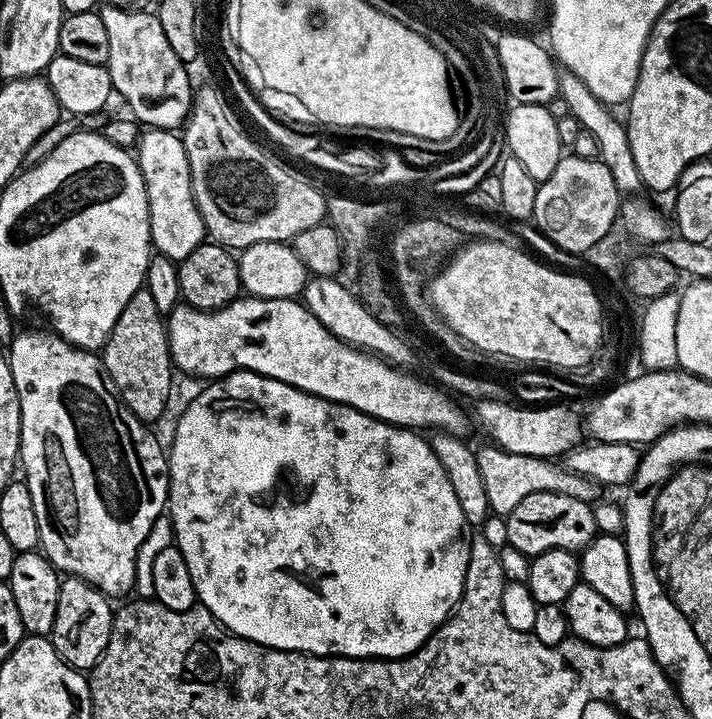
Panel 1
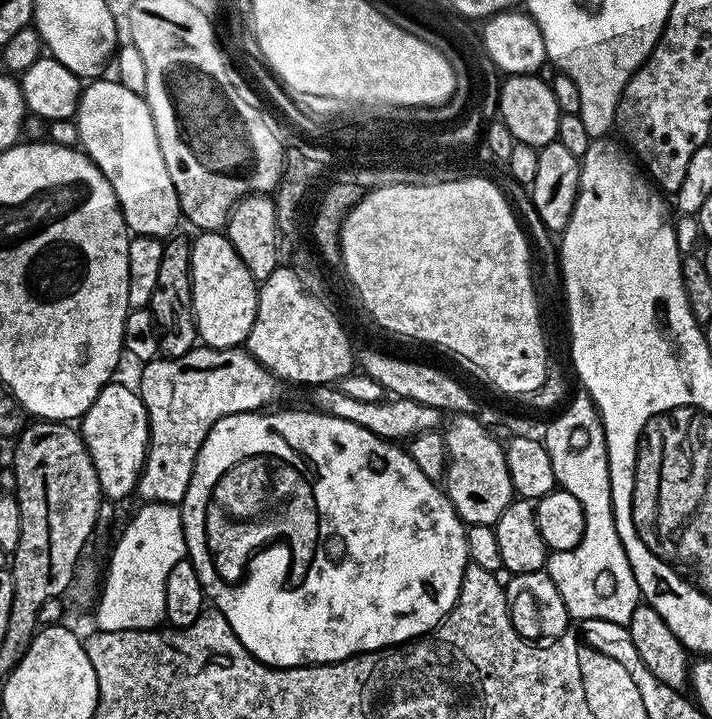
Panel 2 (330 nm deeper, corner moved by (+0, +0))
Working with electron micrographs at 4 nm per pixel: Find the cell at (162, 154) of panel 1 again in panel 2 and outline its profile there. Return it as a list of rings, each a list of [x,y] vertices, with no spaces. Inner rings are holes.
[[[96,78],[80,93],[80,105],[74,117],[79,147],[102,170],[110,182],[124,215],[129,233],[138,236],[168,238],[173,235],[182,213],[174,182],[166,170],[166,161],[158,146],[154,118],[141,93],[126,90],[115,78]]]

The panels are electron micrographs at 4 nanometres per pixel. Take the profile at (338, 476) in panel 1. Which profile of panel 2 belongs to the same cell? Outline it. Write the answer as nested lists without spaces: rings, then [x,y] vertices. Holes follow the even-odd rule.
[[[276,410],[239,412],[214,422],[210,434],[206,434],[202,442],[202,450],[198,450],[190,486],[186,486],[184,499],[178,505],[184,523],[184,541],[188,547],[186,556],[192,561],[211,607],[230,622],[230,630],[234,630],[242,646],[246,646],[252,656],[273,668],[333,664],[359,656],[362,652],[379,652],[382,648],[405,644],[435,628],[456,605],[462,574],[470,562],[466,546],[468,528],[449,502],[443,487],[437,481],[426,478],[426,474],[418,470],[418,462],[414,462],[399,443],[384,440],[354,422],[325,416],[319,410],[272,411]]]

